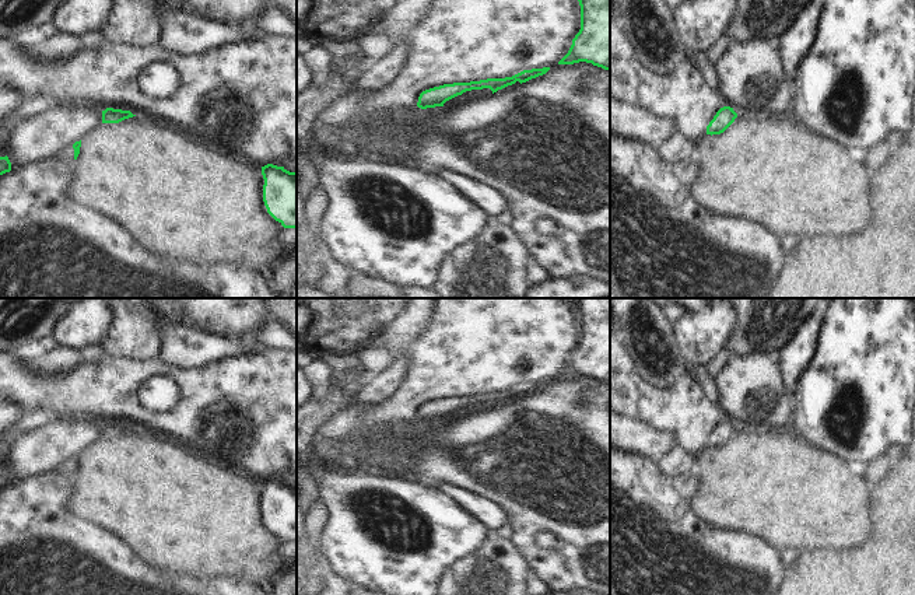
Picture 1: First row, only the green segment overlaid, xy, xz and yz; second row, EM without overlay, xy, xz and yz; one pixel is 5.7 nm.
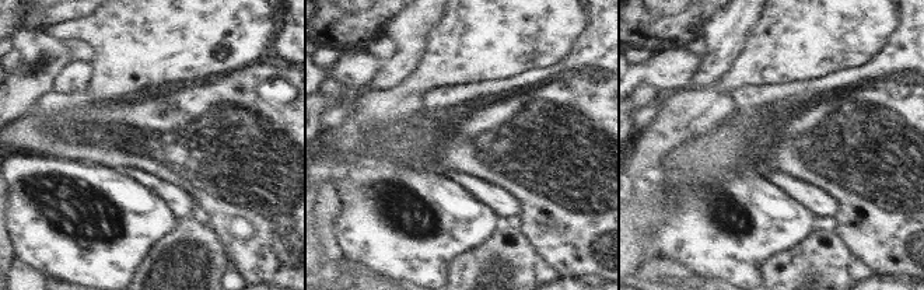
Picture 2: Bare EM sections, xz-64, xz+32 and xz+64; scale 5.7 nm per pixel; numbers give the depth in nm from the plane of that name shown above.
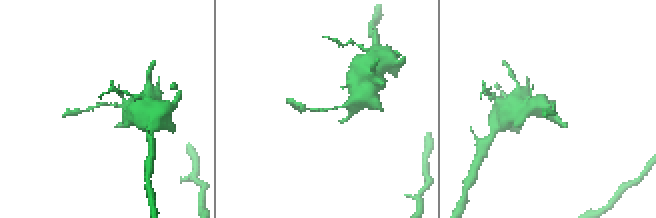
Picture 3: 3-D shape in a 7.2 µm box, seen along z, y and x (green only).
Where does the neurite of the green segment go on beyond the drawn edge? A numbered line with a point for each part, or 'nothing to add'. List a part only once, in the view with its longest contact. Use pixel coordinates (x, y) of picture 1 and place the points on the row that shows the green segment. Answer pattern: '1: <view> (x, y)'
nothing to add

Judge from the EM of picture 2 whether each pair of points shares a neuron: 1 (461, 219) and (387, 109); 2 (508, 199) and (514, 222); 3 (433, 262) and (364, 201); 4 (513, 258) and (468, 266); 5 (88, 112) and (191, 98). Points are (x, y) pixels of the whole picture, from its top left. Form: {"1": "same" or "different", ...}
{"1": "different", "2": "different", "3": "same", "4": "same", "5": "same"}

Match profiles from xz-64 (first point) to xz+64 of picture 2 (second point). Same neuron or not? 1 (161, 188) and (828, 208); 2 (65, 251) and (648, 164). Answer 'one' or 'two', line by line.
1: one
2: two

